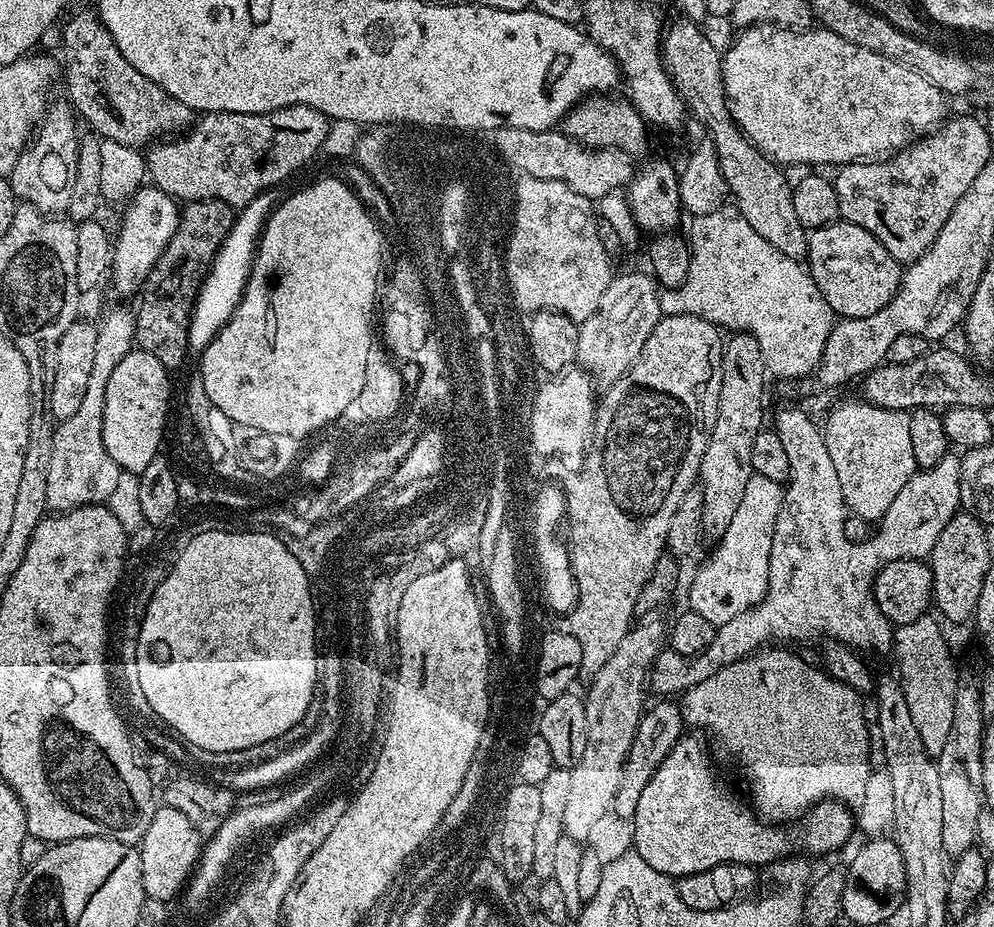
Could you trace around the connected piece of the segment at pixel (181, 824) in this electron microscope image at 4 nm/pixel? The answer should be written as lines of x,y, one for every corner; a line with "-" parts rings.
167,806
157,807
150,822
150,830
146,830
143,840
138,845
142,862
142,882
147,899
171,902
175,896
177,899
181,895
200,858
200,836
201,833
190,822
190,818
186,818
186,814
178,814
178,810

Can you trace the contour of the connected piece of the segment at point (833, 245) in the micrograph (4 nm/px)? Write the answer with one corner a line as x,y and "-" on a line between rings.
837,220
834,224
828,224
824,228
813,228
808,233
808,255
806,267
818,290
826,298
826,302
832,307
833,313
840,318
866,318
870,314
878,314
882,306
886,306
894,298
894,294
900,291
902,279
902,265
895,260
870,234
870,230
862,230
862,226
854,226
849,220

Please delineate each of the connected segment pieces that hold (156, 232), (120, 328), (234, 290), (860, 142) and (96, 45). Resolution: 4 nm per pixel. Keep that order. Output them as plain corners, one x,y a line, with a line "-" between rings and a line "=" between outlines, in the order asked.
140,186
131,193
128,209
124,212
124,221
120,224
120,237
116,236
112,245
112,266
110,284
122,295
139,293
144,280
158,262
162,250
170,242
174,230
180,221
181,205
155,186
=
131,307
110,309
101,320
98,320
96,333
98,346
94,346
94,366
90,370
90,382
86,386
86,395
82,397
82,403
75,414
70,414
70,418
57,423
54,434
54,450
50,453
50,470
46,474
46,502
49,509
56,514
69,512
71,508
81,508
87,504
104,504
110,498
112,491
116,489
118,474
122,471
114,462
114,458
106,454
106,446
102,442
102,410
106,402
106,382
114,366
118,366
118,362
122,362
122,358
126,358
126,354
134,348
135,311
=
272,190
259,192
246,207
239,209
238,215
233,219
230,234
226,234
226,242
222,242
212,263
212,268
200,286
200,293
196,295
196,308
192,312
192,321
190,322
189,353
204,353
212,339
227,326
228,319
236,313
240,299
244,297
248,275
252,273
252,262
256,258
258,241
265,224
268,223
269,216
272,215
278,203
276,194
=
767,22
761,23
759,26
748,26
741,31
744,33
733,42
732,49
723,53
724,99
728,102
728,113
736,121
741,132
752,141
752,145
759,152
763,152
768,159
775,160
781,166
789,166
788,164
832,164
831,166
839,166
853,164
856,160
884,158
913,143
917,134
927,134
945,123
946,117
949,115
947,104
949,101
946,99
946,93
938,86
934,86
934,82
930,82
922,74
910,70
905,64
900,64
898,61
886,58
877,52
871,52
868,48
860,48
854,42
834,34
829,28
815,27
809,32
796,32
800,30
793,30
788,26
773,27
=
95,11
76,12
66,20
63,21
64,64
62,60
62,84
64,80
68,87
66,100
75,115
83,123
85,120
100,140
144,150
161,138
191,129
194,109
166,94
166,90
150,82
146,74
138,74
138,70
126,62

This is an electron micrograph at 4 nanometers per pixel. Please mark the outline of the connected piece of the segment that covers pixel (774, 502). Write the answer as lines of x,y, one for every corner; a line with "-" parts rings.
753,475
743,491
742,502
734,513
723,537
715,545
712,557
701,566
688,588
687,607
702,614
706,622
717,626
738,618
746,610
756,607
768,593
770,546
774,538
774,522
784,501
781,483

